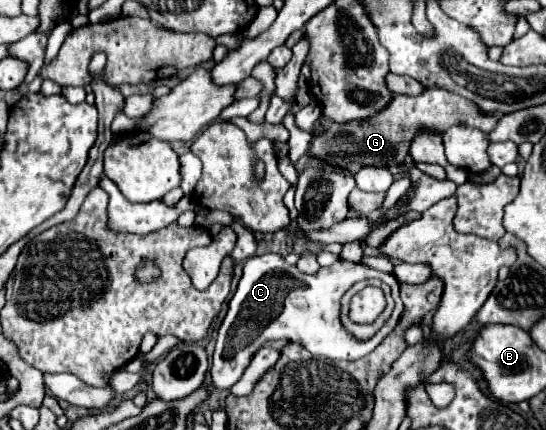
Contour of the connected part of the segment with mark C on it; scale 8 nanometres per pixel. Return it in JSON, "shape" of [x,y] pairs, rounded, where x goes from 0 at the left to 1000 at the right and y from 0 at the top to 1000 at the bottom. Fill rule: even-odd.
{"shape":[[[511,591],[463,595],[445,619],[445,642],[438,651],[434,679],[419,702],[419,726],[397,777],[397,800],[394,800],[390,847],[386,847],[390,898],[397,907],[416,907],[441,879],[449,851],[456,851],[460,842],[460,828],[471,819],[471,809],[478,809],[489,795],[489,749],[493,749],[493,781],[496,781],[493,791],[544,795],[577,828],[650,842],[679,823],[705,791],[705,781],[720,772],[734,726],[738,726],[738,702],[731,693],[727,647],[720,637],[701,637],[632,605],[621,605],[603,623],[584,623],[577,637],[555,637],[540,619],[529,619]],[[668,647],[694,647],[705,660],[712,660],[720,679],[723,716],[716,740],[683,786],[658,791],[632,767],[632,758],[625,753],[621,721],[625,721],[625,688],[650,656]]]}

